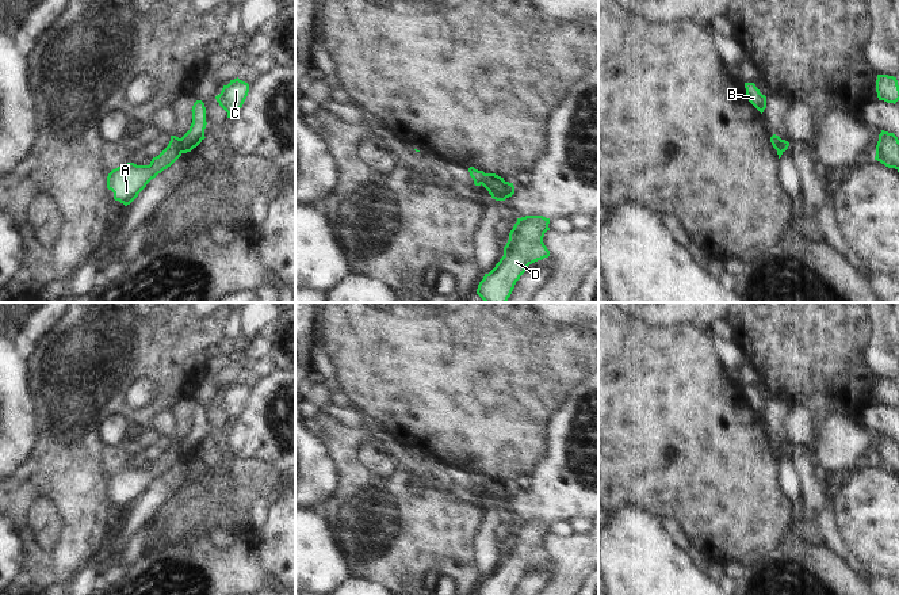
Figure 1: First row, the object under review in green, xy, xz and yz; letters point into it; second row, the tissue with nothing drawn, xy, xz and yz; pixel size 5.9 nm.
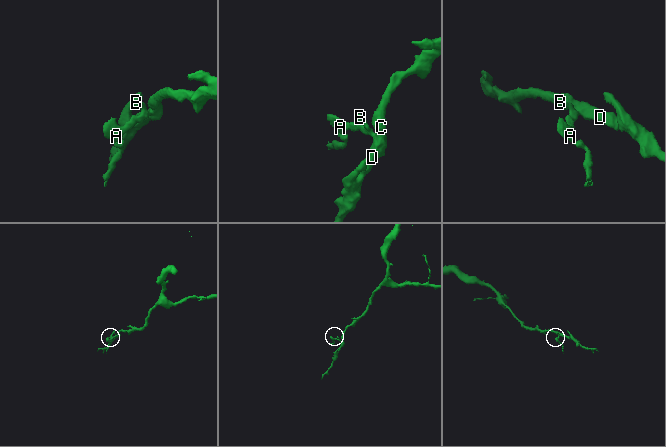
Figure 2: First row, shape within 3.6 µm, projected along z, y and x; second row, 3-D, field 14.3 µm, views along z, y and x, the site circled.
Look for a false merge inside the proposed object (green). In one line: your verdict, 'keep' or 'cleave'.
cleave

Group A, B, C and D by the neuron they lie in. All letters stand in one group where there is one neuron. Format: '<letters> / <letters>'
A / B C D

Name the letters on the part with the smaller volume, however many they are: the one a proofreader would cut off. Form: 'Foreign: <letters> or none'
Foreign: A

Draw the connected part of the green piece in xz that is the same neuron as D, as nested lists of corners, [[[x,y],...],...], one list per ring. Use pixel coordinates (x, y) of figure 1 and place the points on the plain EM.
[[[543,519],[517,522],[504,550],[504,560],[485,577],[477,595],[513,595],[529,568],[550,560],[543,546],[544,537],[550,534],[548,527],[550,522]]]

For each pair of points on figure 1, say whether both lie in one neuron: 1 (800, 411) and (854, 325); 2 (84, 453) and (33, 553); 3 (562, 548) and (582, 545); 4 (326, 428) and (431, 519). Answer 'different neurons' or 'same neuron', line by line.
1: different neurons
2: same neuron
3: same neuron
4: same neuron

